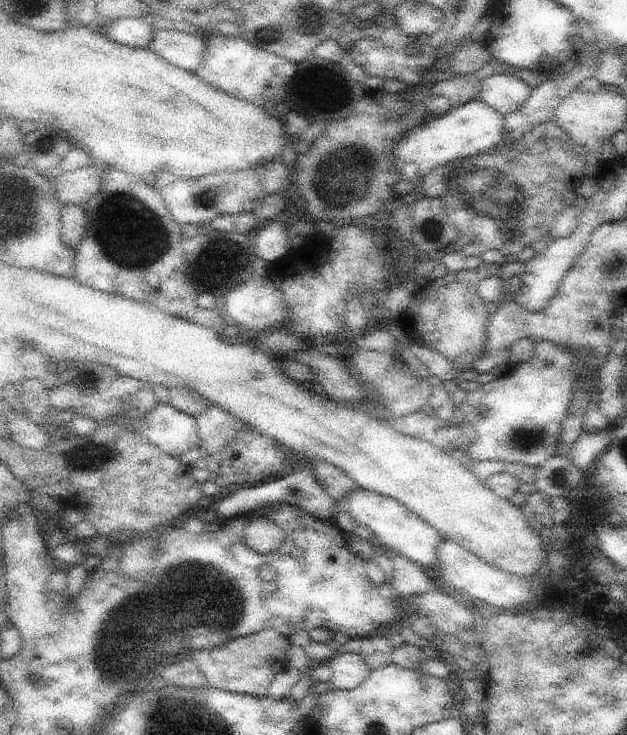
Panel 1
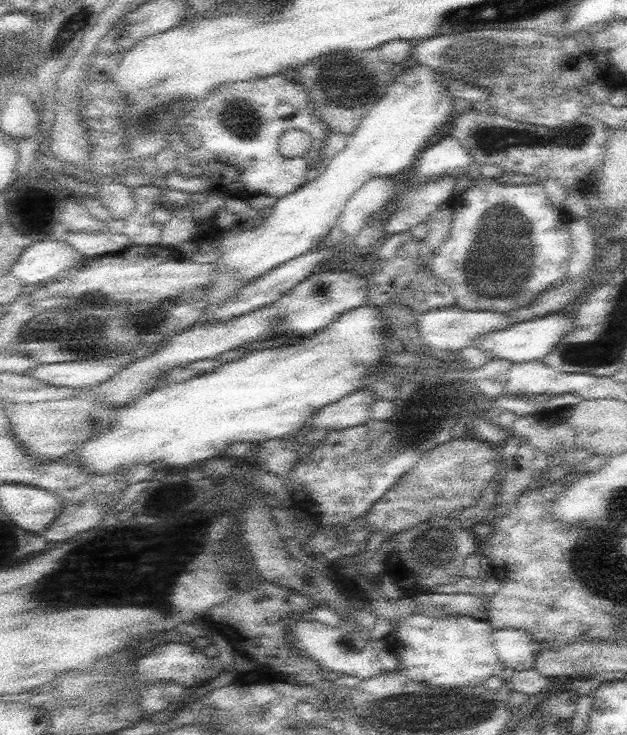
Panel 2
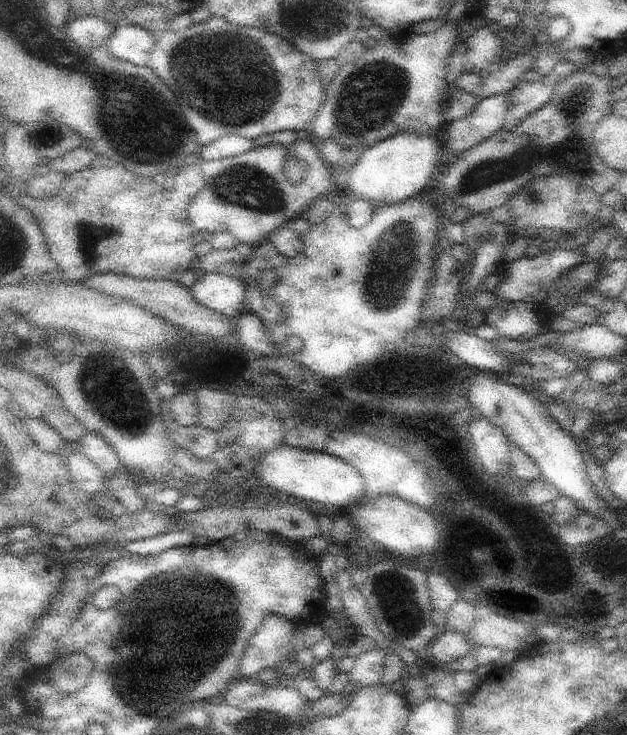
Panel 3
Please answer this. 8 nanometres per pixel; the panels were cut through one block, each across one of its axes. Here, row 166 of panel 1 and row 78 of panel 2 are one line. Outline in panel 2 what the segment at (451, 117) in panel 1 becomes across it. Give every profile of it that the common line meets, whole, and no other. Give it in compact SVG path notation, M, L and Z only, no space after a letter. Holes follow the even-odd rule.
M418 63L412 68L404 68L402 74L394 80L394 85L388 88L386 95L362 118L358 128L352 133L352 140L344 148L344 152L339 152L330 158L324 172L321 172L314 180L308 180L296 192L279 198L272 210L263 216L266 220L261 222L258 228L242 223L238 225L238 232L234 236L229 236L229 232L224 232L220 238L220 250L224 254L217 262L214 262L217 272L213 274L215 278L207 290L209 303L205 306L205 310L209 306L229 301L229 298L232 298L243 286L249 285L255 278L261 277L269 270L279 267L283 262L318 248L326 236L337 229L345 204L365 182L378 176L399 176L415 166L420 154L428 147L428 138L437 134L437 130L448 121L451 122L455 116L452 104L456 97L442 83L443 76L441 72Z

